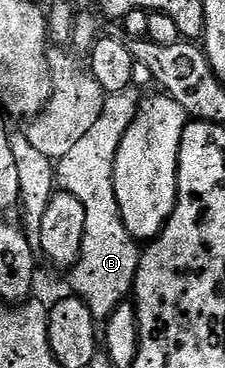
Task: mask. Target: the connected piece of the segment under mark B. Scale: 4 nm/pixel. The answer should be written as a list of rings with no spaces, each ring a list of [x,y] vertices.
[[[132,88],[106,95],[97,124],[93,124],[93,128],[85,132],[85,137],[57,162],[62,189],[85,204],[85,240],[77,264],[69,271],[71,286],[75,289],[72,291],[74,297],[91,309],[97,320],[110,318],[117,307],[124,305],[126,298],[123,297],[134,291],[139,267],[141,246],[129,228],[125,228],[125,220],[121,220],[115,191],[117,152],[121,140],[125,140],[125,132],[129,132],[129,124],[133,124],[139,111],[141,95],[138,93],[138,89]]]

